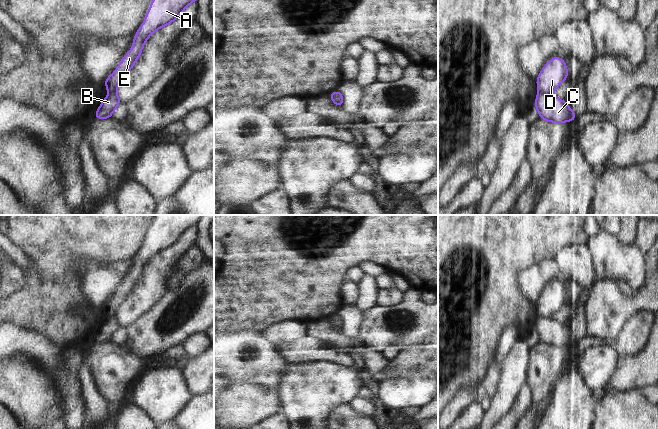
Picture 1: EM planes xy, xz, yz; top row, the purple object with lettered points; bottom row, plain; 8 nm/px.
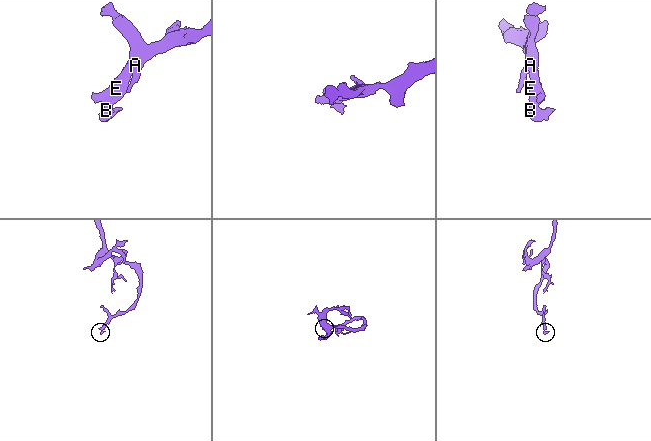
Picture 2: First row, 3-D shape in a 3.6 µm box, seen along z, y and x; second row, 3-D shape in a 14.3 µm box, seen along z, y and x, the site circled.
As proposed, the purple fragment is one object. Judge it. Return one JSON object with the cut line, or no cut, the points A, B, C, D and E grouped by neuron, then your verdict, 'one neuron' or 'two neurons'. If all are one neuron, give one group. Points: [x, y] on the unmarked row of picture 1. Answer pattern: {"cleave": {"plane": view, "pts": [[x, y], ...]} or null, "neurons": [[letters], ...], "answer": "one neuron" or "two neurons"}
{"cleave": {"plane": "yz", "pts": [[538, 316], [551, 317]]}, "neurons": [["A", "D", "E"], ["B", "C"]], "answer": "two neurons"}

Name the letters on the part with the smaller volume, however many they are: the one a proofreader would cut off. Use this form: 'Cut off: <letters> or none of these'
Cut off: B, C

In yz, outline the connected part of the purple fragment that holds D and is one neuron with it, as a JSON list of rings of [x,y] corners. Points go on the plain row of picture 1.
[[[554,280],[536,303],[538,317],[552,317],[567,302],[568,294],[564,283]]]

